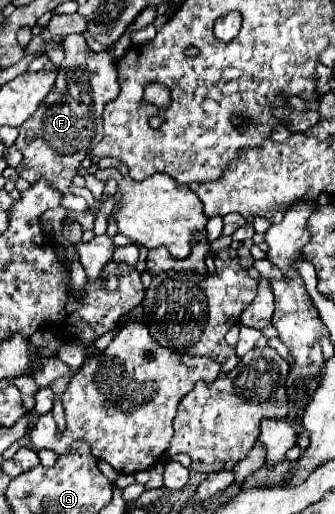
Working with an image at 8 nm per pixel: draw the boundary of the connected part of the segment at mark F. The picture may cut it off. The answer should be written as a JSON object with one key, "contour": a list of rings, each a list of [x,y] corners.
{"contour":[[[71,34],[61,40],[65,50],[65,60],[57,68],[57,80],[49,96],[41,102],[33,116],[29,116],[19,128],[17,148],[23,154],[17,174],[27,182],[37,182],[37,178],[49,178],[51,186],[65,192],[63,206],[75,212],[85,212],[87,202],[75,196],[69,186],[81,160],[99,144],[103,138],[103,108],[107,102],[119,96],[117,66],[107,52],[93,52],[81,34]]]}

